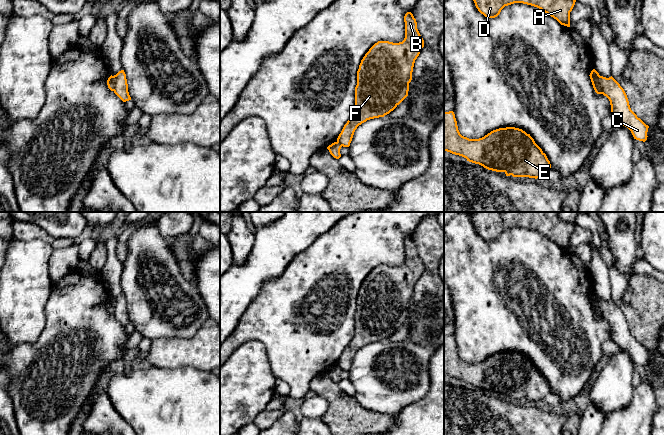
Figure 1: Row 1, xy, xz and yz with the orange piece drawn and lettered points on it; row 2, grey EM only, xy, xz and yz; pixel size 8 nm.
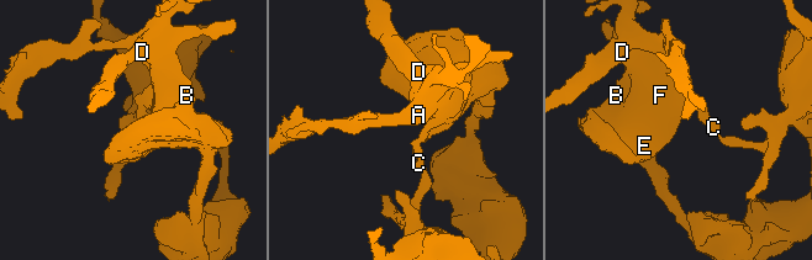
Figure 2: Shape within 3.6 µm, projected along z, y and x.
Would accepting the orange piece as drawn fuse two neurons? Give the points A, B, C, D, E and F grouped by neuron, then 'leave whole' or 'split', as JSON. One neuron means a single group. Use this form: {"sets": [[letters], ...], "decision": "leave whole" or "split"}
{"sets": [["A", "B", "D", "E", "F"], ["C"]], "decision": "split"}

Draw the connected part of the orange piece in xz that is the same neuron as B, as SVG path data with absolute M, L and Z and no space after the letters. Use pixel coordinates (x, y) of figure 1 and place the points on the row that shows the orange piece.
M411 12L405 14L404 22L405 38L402 42L378 41L361 60L355 87L355 111L337 138L337 142L343 147L350 146L354 132L359 125L370 119L384 117L408 96L414 63L424 47L424 40Z

